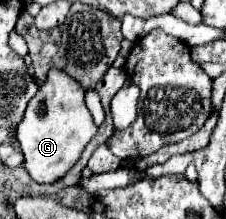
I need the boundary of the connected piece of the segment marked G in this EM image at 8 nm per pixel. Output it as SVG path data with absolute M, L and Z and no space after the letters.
M51 69L17 125L17 141L21 143L21 151L25 155L23 167L33 181L55 183L77 163L95 133L97 127L85 105L85 89L65 71Z

